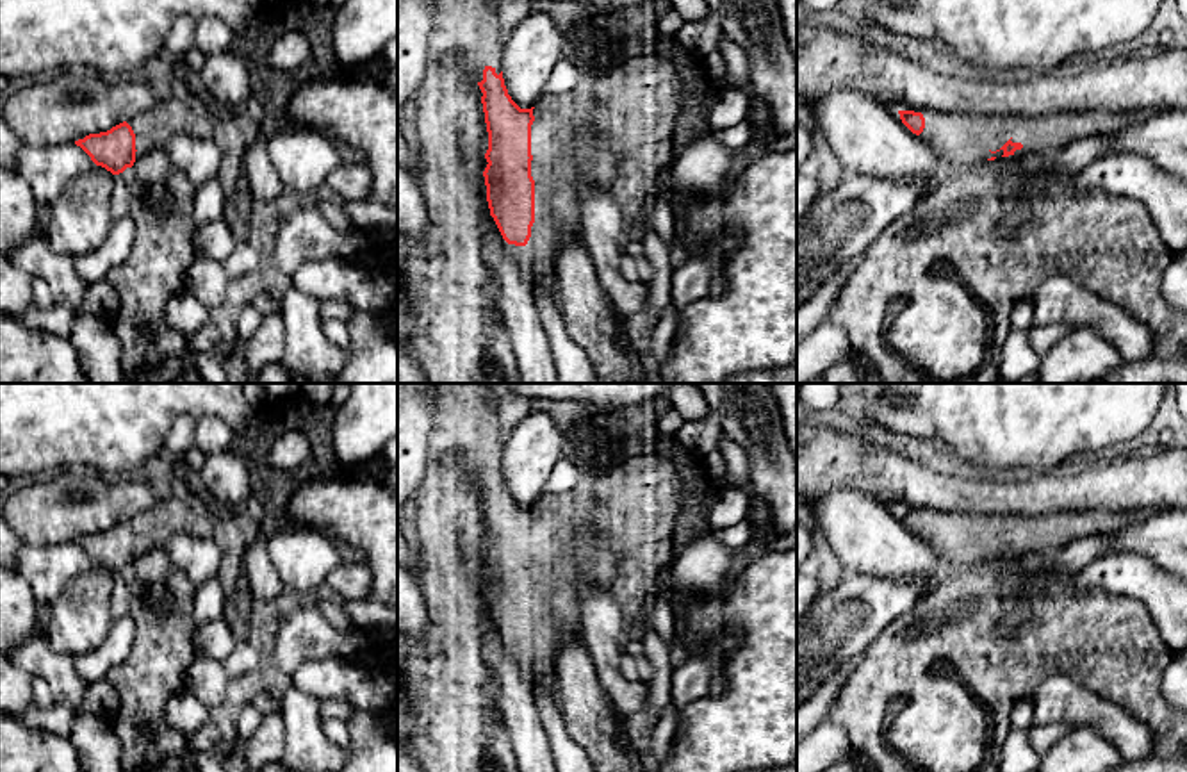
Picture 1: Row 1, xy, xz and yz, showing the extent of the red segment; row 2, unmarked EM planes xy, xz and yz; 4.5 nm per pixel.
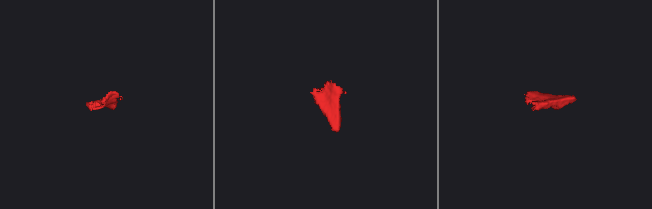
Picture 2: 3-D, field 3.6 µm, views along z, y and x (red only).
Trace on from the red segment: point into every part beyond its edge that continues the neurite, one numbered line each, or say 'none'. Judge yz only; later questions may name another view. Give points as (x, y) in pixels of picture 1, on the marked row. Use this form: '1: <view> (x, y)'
1: yz (961, 139)

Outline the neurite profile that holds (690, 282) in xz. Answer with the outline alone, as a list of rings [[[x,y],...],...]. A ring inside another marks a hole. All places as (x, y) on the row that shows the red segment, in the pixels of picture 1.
[[[722,234],[702,246],[692,248],[688,260],[672,271],[672,305],[677,312],[709,296],[713,275],[720,271],[724,257],[736,246],[736,234]]]

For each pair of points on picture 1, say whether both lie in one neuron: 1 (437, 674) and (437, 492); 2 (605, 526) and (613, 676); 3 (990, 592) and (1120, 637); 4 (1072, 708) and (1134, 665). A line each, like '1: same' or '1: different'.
1: same
2: different
3: same
4: different

